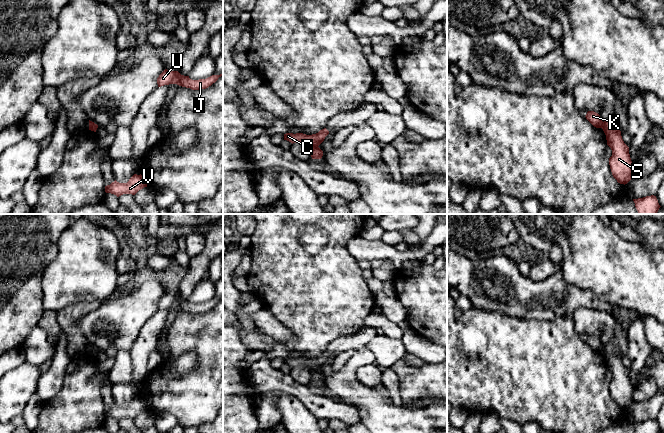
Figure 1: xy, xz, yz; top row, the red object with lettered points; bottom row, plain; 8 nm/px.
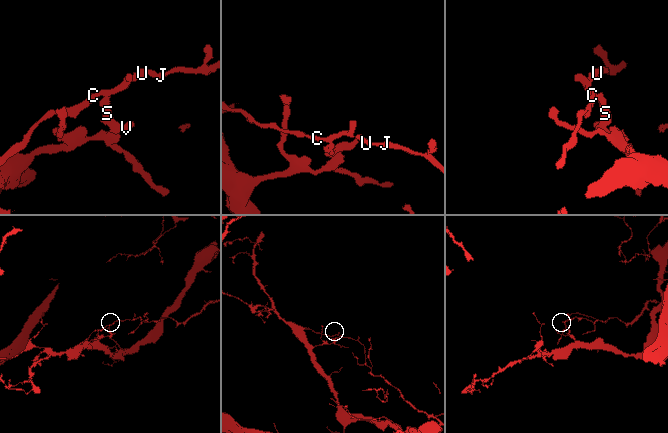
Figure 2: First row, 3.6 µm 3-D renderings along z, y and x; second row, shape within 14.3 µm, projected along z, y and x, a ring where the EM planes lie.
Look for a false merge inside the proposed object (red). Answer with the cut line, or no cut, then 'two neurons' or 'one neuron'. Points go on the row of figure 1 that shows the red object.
cut in yz along (603, 122), (601, 127); two neurons

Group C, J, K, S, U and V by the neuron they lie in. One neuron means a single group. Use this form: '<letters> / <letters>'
C J K U / S V

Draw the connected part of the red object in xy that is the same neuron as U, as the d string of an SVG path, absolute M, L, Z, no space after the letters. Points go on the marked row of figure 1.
M165 69L157 78L157 84L158 87L169 84L177 84L192 90L202 90L211 86L221 76L223 76L223 73L220 75L212 75L206 79L192 80L189 76L181 75L178 71Z

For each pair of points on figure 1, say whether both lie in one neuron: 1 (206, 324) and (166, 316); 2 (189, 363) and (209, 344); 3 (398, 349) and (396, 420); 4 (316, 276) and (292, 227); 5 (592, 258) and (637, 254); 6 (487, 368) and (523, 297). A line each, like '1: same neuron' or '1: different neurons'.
1: different neurons
2: different neurons
3: different neurons
4: same neuron
5: same neuron
6: different neurons

